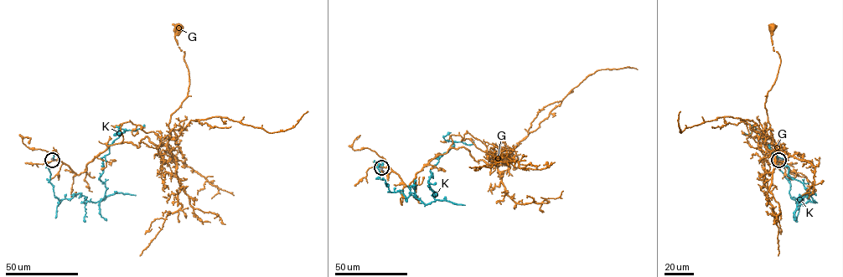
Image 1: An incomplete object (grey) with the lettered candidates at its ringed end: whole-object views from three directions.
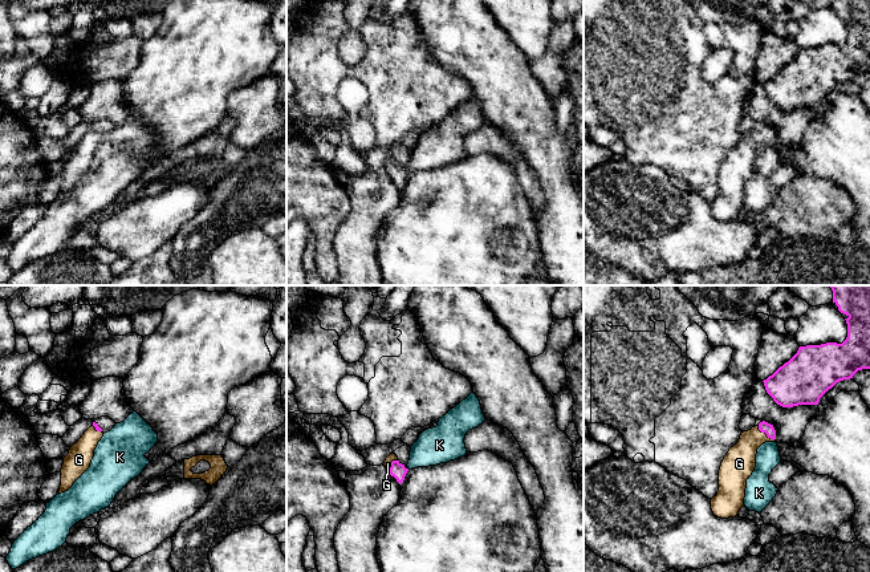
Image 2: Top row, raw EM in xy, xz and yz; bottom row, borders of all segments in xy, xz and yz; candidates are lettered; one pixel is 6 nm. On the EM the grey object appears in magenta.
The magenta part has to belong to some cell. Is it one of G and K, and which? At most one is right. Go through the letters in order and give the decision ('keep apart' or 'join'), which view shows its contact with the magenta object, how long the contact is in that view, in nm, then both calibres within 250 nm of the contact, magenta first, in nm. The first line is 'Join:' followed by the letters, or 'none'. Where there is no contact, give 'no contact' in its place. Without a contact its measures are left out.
Join: G
G: join; contact in yz; length 140 nm; calibres 70 and 200 nm
K: keep apart; no contact

